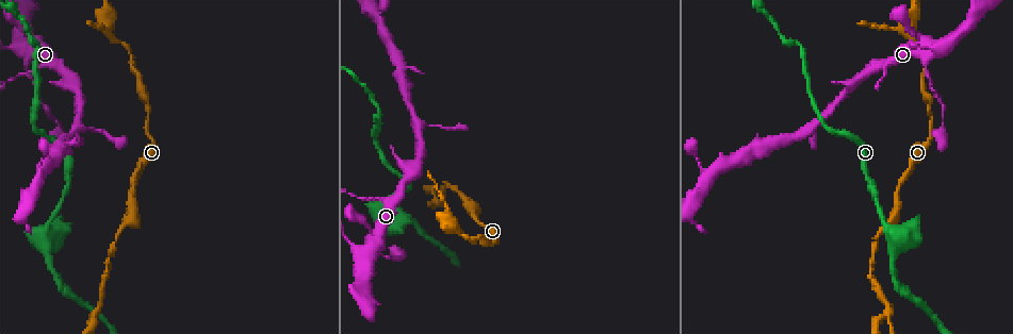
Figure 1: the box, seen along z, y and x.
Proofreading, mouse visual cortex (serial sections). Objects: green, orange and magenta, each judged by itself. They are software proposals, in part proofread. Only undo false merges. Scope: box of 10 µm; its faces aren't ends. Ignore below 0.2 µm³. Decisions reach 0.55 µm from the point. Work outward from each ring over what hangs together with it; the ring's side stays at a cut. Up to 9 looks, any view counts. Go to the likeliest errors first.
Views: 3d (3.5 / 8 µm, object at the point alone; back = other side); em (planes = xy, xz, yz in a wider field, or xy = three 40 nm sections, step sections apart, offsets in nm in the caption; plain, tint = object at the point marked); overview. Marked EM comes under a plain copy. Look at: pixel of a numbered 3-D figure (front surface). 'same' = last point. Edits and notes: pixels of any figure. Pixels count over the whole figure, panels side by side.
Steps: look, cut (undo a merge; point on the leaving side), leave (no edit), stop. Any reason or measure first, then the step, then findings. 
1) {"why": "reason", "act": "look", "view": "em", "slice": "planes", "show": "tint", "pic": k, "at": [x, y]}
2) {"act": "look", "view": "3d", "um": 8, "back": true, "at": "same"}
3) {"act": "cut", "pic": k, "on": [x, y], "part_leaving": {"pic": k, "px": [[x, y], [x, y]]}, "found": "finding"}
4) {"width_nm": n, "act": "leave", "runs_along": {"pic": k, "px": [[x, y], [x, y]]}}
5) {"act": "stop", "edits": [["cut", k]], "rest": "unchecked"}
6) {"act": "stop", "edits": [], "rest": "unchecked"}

{"why": "sharp bend", "act": "look", "view": "3d", "um": 3.5, "pic": 1, "at": [114, 39]}

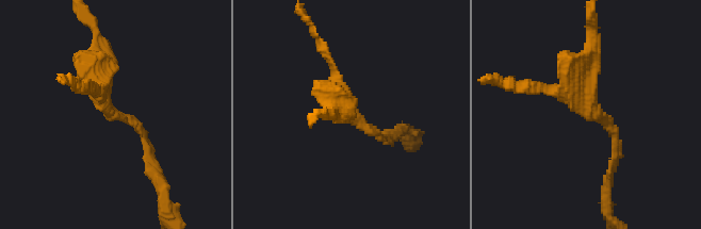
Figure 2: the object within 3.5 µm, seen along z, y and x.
{"act": "look", "view": "em", "slice": "xy", "step": 5, "show": "tint", "pic": 2, "at": [593, 112]}

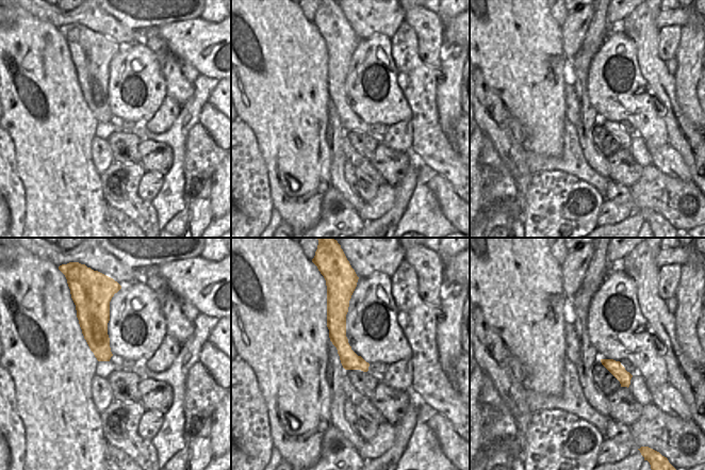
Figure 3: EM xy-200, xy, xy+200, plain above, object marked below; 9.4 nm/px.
{"act": "leave", "runs_along": {"pic": 3, "px": [[342, 302], [339, 339], [365, 368]]}, "found": "continuous, no second cell"}

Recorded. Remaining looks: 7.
{"why": "sudden change in width", "act": "look", "view": "3d", "um": 3.5, "pic": 1, "at": [22, 48]}

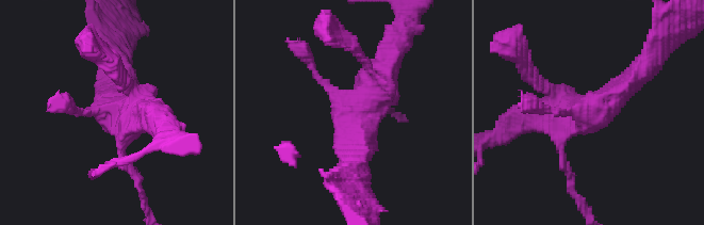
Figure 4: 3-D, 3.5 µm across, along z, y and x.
{"act": "look", "view": "em", "slice": "xy", "step": 3, "show": "tint", "pic": 4, "at": [356, 112]}

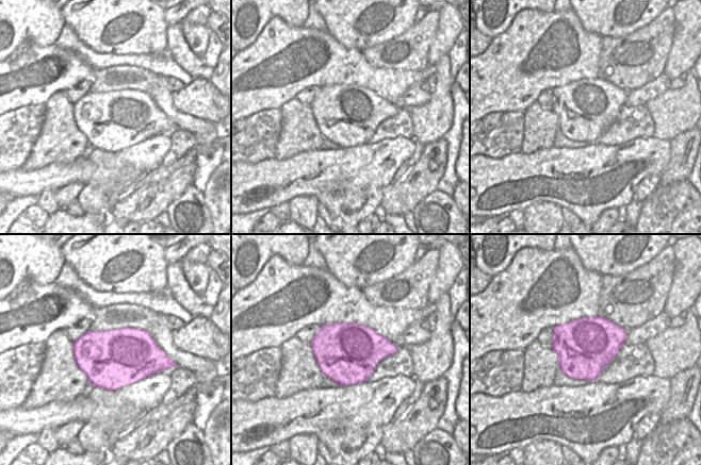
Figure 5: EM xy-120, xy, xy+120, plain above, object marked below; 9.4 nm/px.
{"act": "leave", "runs_along": {"pic": 4, "px": [[536, 113], [595, 110], [641, 67]]}, "found": "one cell here"}

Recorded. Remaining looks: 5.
{"why": "calibre changes", "act": "look", "view": "3d", "um": 3.5, "pic": 1, "at": [48, 257]}

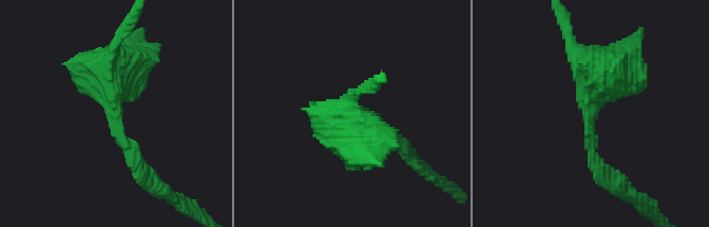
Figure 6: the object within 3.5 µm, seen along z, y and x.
{"act": "look", "view": "em", "slice": "xy", "step": 1, "show": "tint", "pic": 6, "at": [113, 117]}

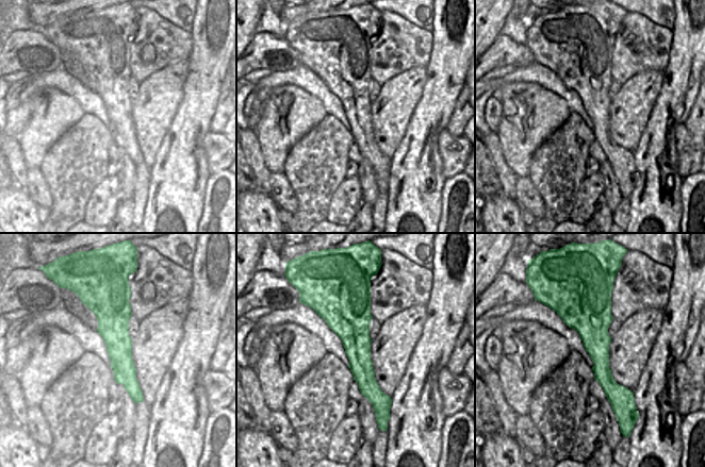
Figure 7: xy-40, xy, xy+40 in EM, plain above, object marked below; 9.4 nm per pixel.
{"arm_widths_nm": [150, 400], "act": "leave", "runs_along": {"pic": 7, "px": [[347, 297], [347, 315], [375, 404]]}, "found": "continuous, no second cell"}

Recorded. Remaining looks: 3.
{"why": "calibre changes", "act": "look", "view": "em", "slice": "xy", "step": 3, "show": "tint", "pic": 1, "at": [461, 195]}

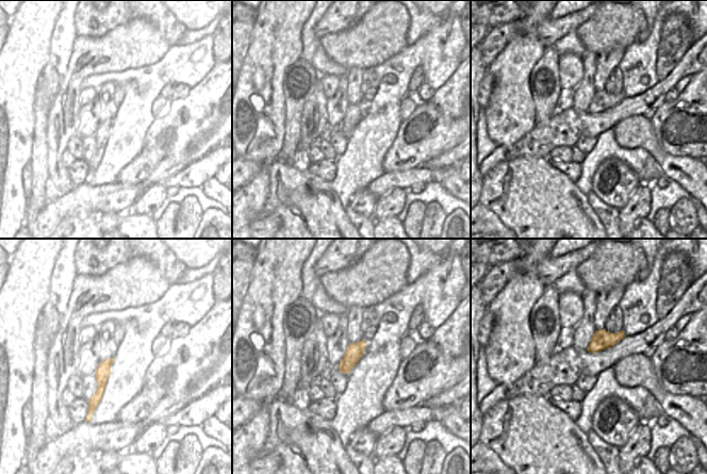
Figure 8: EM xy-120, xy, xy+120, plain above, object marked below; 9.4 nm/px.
{"act": "look", "view": "3d", "um": 3.5, "at": "same"}

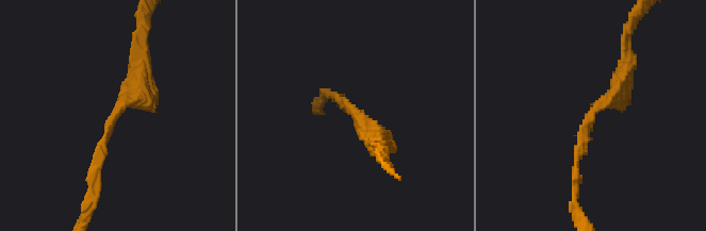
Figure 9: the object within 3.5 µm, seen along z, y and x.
{"width_nm": 160, "act": "leave", "runs_along": {"pic": 8, "px": [[109, 361], [92, 407]]}, "found": "all the same cell"}

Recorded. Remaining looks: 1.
{"act": "stop", "edits": [], "rest": "unchecked"}

